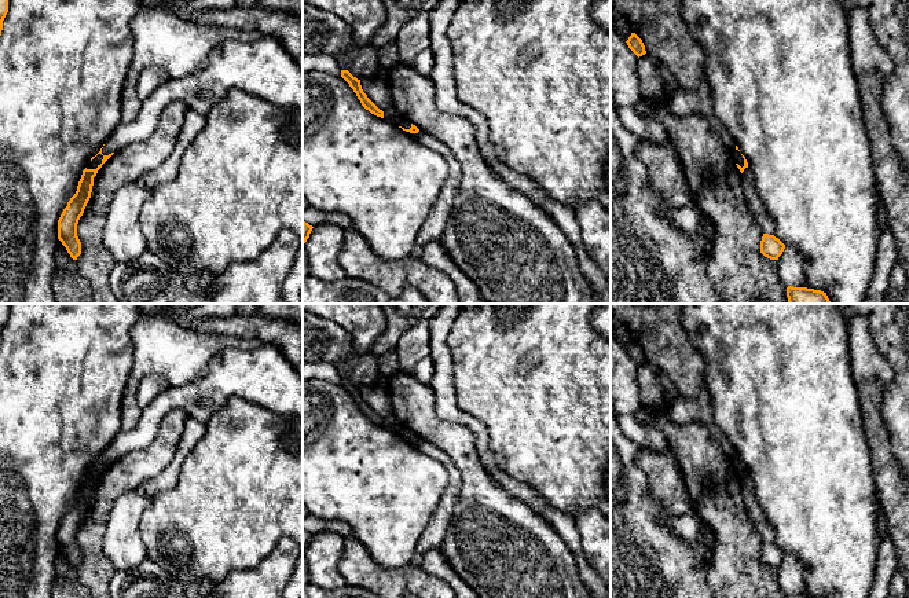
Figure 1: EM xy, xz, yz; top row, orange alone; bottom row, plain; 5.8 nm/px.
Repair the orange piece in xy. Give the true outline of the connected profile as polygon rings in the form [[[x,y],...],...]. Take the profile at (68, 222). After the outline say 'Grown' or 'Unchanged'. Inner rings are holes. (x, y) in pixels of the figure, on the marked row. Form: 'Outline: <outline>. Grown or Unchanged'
Outline: [[[100,148],[100,151],[91,158],[87,168],[83,170],[76,194],[70,198],[67,206],[63,209],[58,220],[58,239],[66,247],[73,260],[77,260],[77,257],[81,254],[81,242],[77,236],[77,224],[91,198],[94,177],[113,154],[114,153],[103,155]]]. Grown

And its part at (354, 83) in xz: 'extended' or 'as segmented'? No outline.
extended

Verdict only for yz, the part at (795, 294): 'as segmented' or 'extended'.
as segmented

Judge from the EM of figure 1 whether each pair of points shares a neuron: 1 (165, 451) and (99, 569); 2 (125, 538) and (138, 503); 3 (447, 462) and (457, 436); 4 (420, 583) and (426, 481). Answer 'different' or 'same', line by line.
1: same
2: same
3: different
4: different

